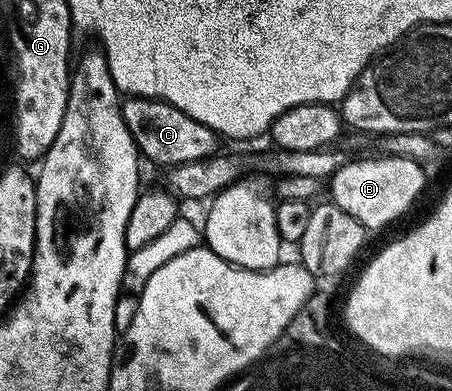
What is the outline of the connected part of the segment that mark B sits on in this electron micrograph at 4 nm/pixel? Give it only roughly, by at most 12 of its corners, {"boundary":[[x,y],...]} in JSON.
{"boundary":[[353,158],[331,202],[365,229],[404,215],[424,191],[421,164]]}

